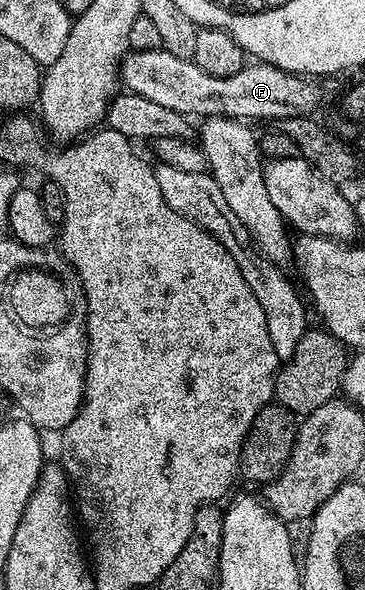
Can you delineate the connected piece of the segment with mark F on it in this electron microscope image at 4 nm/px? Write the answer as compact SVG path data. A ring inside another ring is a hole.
M162 47L128 51L121 65L121 80L126 91L157 102L168 110L198 118L231 116L244 122L278 122L290 116L314 113L319 104L319 88L315 85L318 83L300 73L286 72L272 64L251 62L237 70L237 74L229 74L229 78L217 78L213 74L205 74L194 60L177 58L177 54L169 54Z

